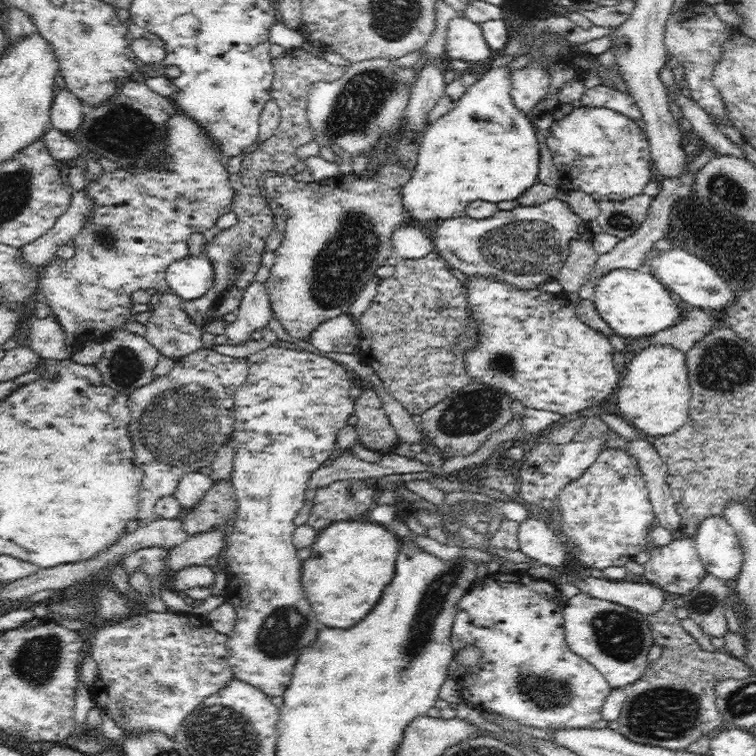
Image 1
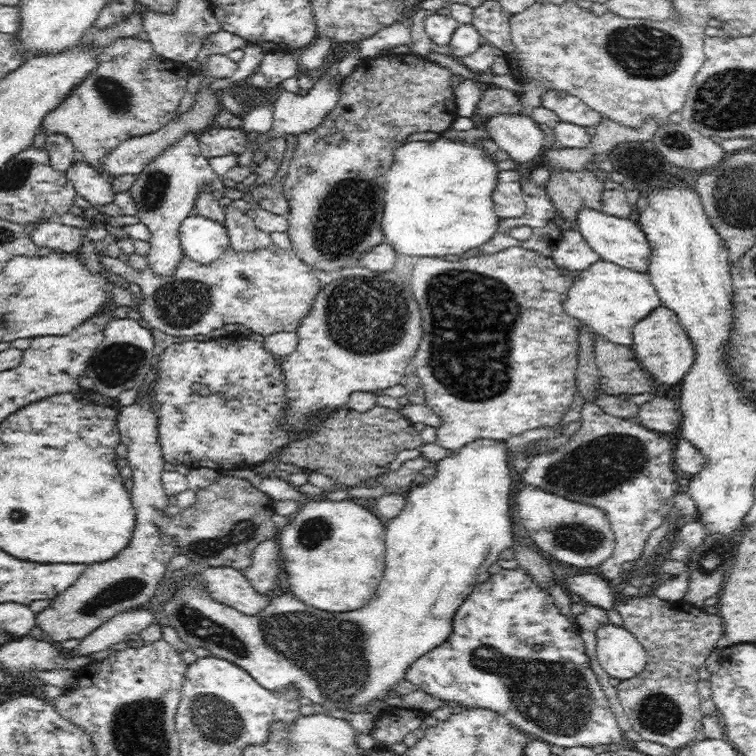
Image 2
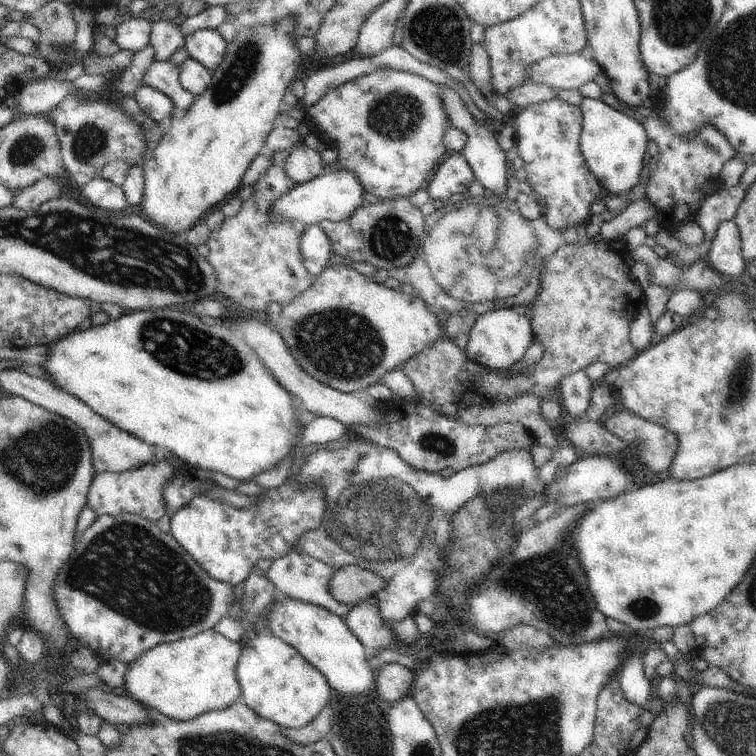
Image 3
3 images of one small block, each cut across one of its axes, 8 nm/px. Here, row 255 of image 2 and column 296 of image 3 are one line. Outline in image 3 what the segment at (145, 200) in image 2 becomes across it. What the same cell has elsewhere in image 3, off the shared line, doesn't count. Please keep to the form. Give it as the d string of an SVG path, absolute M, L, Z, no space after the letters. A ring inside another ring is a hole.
M305 143L299 144L290 151L284 170L297 184L310 182L324 173L320 152Z

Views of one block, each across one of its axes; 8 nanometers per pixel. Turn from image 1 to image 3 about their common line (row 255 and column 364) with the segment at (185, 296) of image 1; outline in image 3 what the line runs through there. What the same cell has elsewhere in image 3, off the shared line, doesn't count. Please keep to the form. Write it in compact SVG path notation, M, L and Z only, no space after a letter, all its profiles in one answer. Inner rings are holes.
M340 168L339 171L324 172L310 182L300 183L292 188L288 194L280 196L270 206L270 220L296 220L306 225L319 224L322 220L342 222L348 220L360 207L366 205L363 194L367 191L358 182L358 174Z

